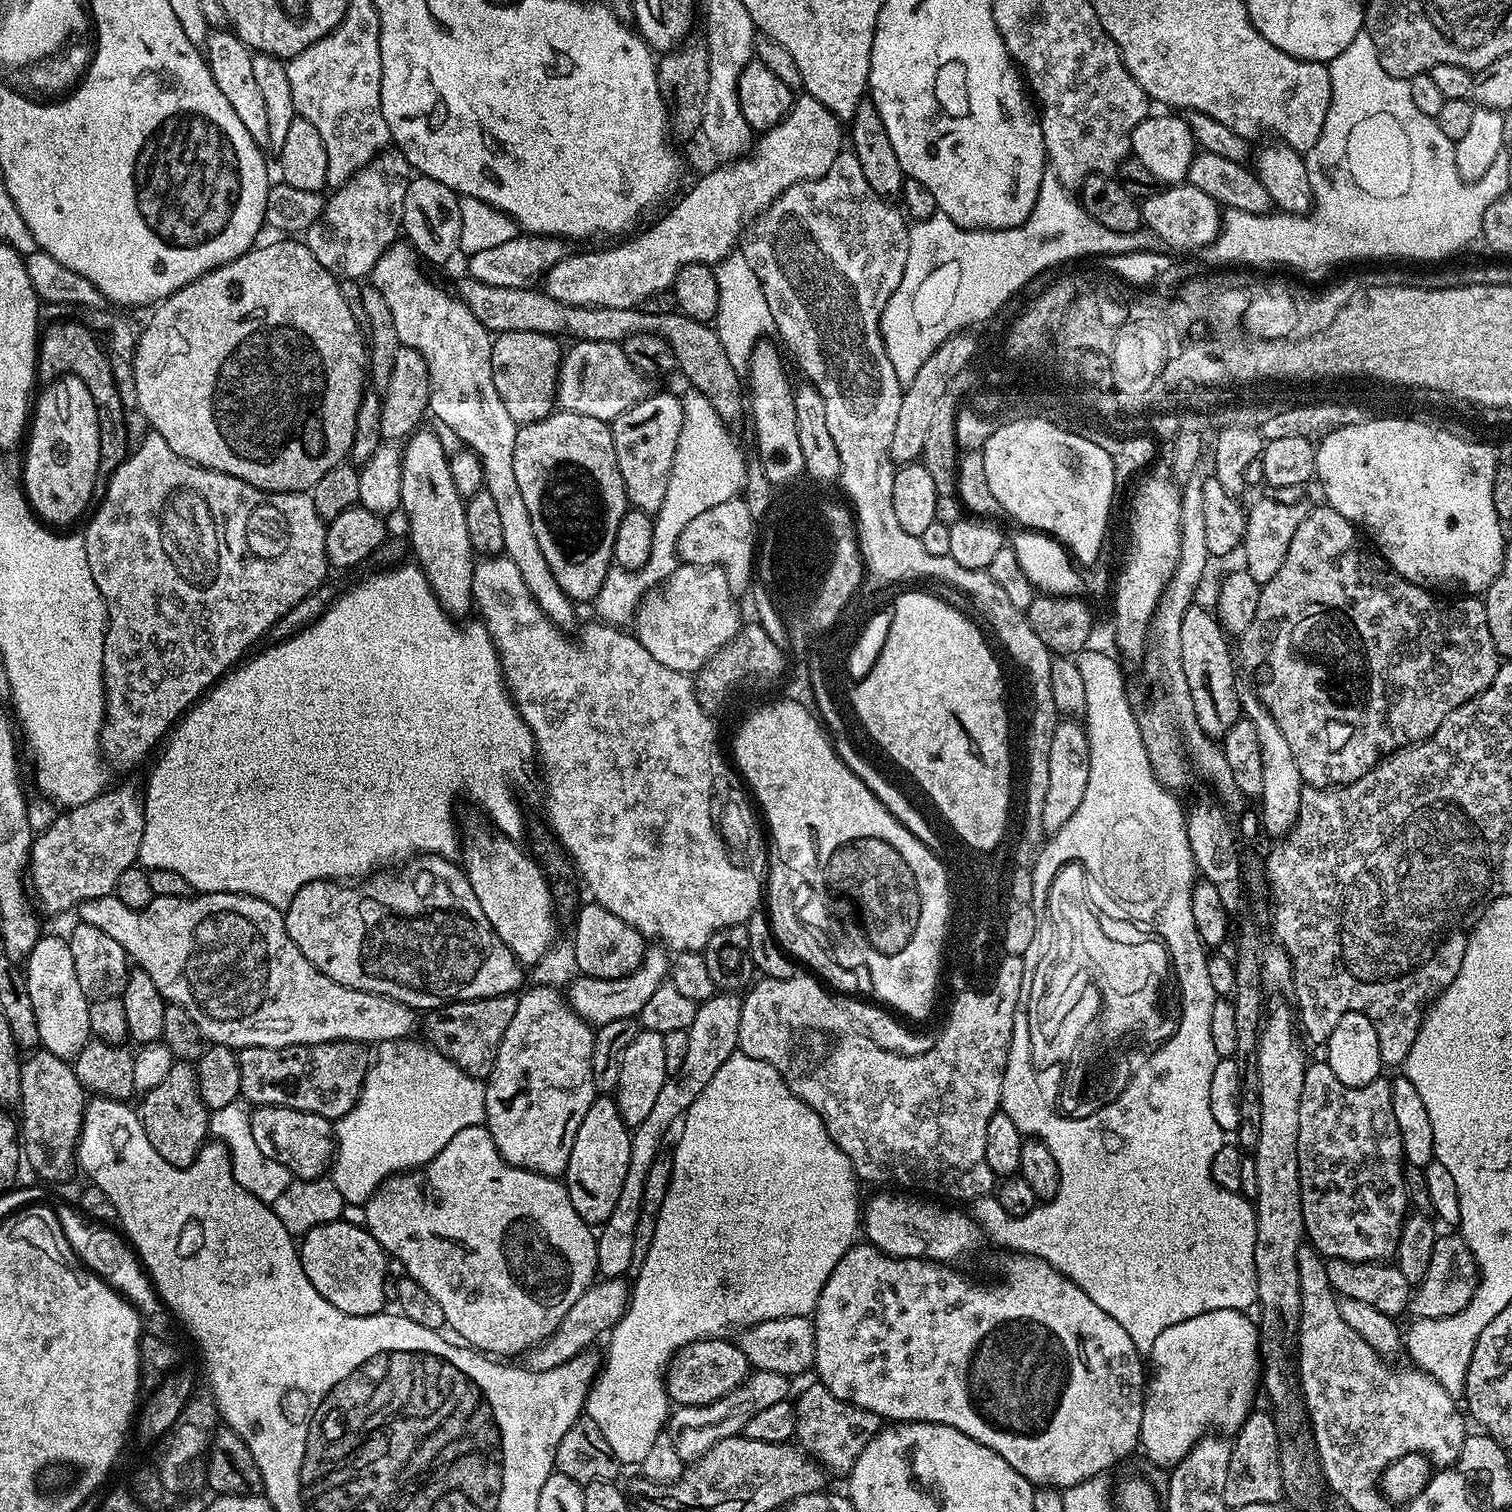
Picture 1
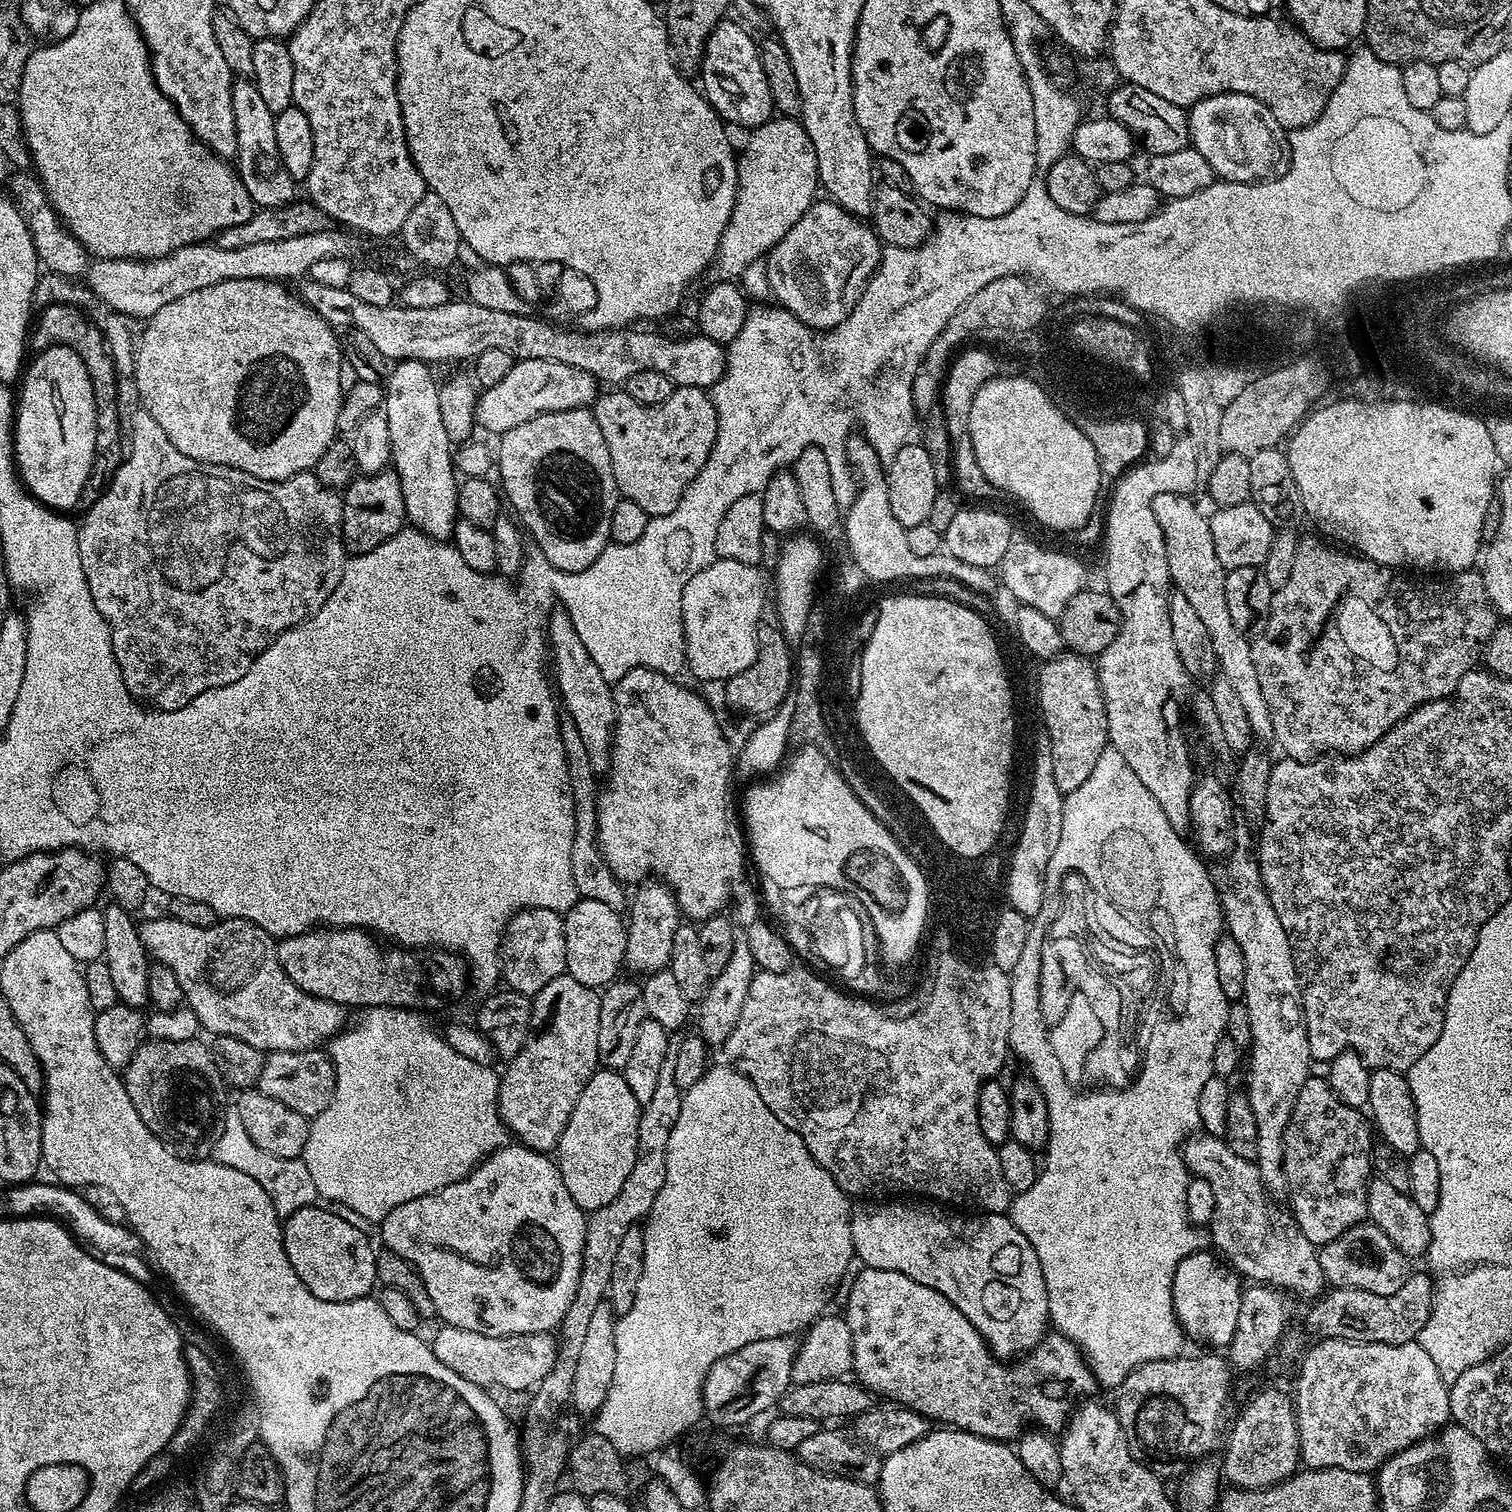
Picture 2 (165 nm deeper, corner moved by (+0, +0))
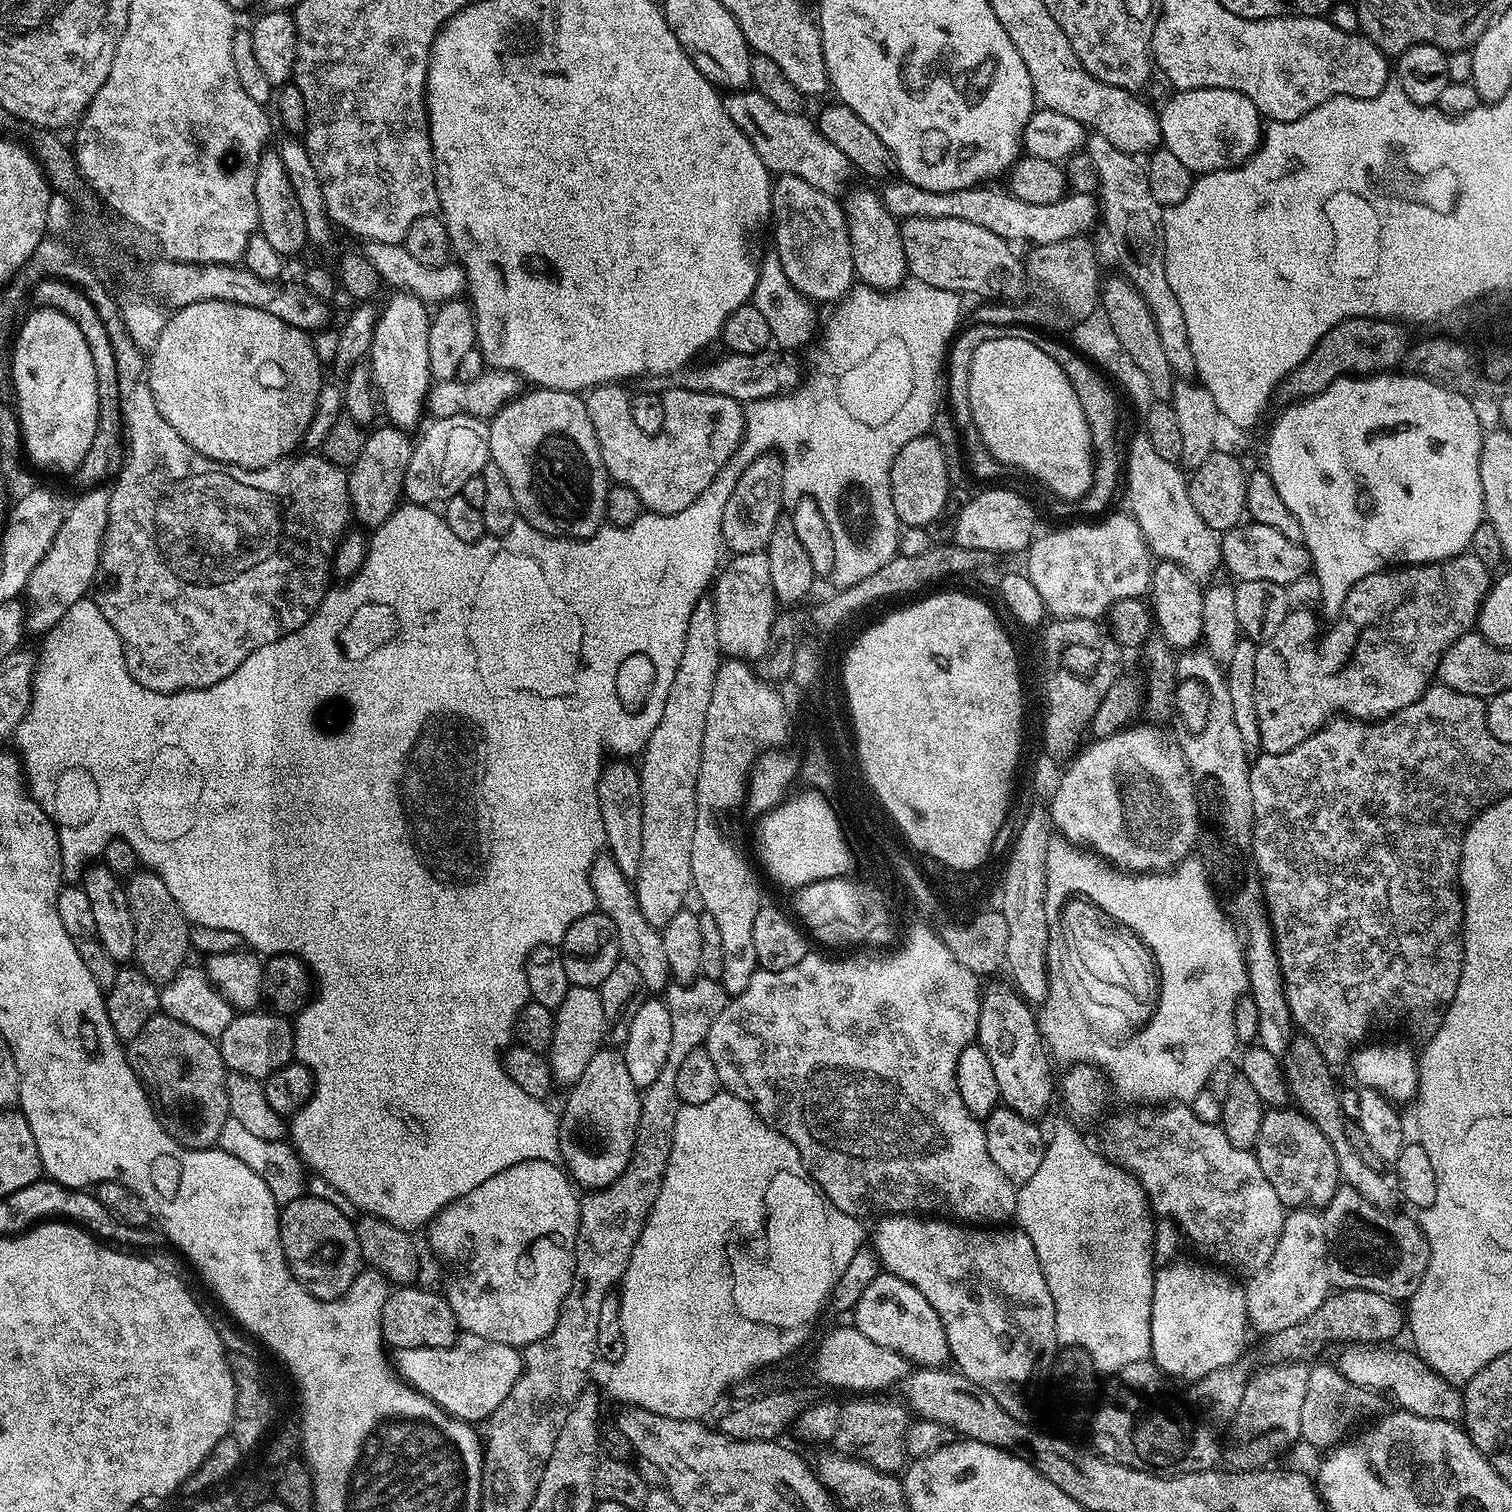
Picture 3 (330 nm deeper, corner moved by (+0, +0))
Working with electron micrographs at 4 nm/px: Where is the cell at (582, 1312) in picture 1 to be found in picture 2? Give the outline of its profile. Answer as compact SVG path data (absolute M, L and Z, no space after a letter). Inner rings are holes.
M444 1326L441 1327L441 1332L436 1337L431 1337L430 1343L434 1354L440 1362L446 1362L446 1366L450 1366L450 1370L454 1370L458 1374L462 1374L462 1378L466 1378L468 1382L474 1382L480 1388L487 1388L489 1390L497 1390L501 1388L504 1392L524 1392L535 1389L537 1384L542 1382L542 1378L546 1378L546 1374L550 1374L550 1370L556 1361L556 1349L558 1347L558 1340L552 1332L531 1332L530 1334L522 1334L521 1336L487 1336L486 1334L474 1334L474 1330L462 1330L458 1326Z

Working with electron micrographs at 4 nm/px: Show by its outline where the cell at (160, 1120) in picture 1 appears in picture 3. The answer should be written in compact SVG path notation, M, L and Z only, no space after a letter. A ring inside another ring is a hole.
M157 1014L149 1018L142 1030L138 1030L135 1038L127 1041L126 1055L166 1134L170 1134L170 1138L177 1140L183 1148L213 1147L218 1134L222 1134L222 1126L226 1126L230 1119L226 1098L228 1072L220 1057L217 1041L206 1034L198 1034L198 1030L186 1026L186 1022L178 1022L178 1018Z

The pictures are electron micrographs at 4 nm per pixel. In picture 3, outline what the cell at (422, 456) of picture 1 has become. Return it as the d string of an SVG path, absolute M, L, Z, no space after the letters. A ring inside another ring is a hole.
M393 291L393 295L379 309L379 316L373 330L370 367L372 382L379 400L386 406L386 420L391 427L412 430L412 427L426 412L428 389L434 381L430 374L430 338L428 337L429 309L409 292Z

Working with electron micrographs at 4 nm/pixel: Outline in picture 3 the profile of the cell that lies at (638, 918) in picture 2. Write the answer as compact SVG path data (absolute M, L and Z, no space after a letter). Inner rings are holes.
M711 599L700 600L694 606L694 614L690 614L690 626L686 626L686 646L682 650L682 662L678 662L678 674L674 674L674 683L670 685L670 694L666 694L666 710L662 710L662 722L654 726L654 734L650 734L648 745L644 747L642 759L638 764L640 773L640 785L642 786L642 862L638 874L634 877L634 887L638 906L642 906L642 915L650 926L663 929L685 907L684 899L688 892L693 891L692 887L692 863L690 862L690 846L694 846L694 830L696 829L696 787L698 786L698 766L702 766L702 742L706 734L706 710L710 710L710 694L714 694L714 682L722 663L722 653L718 642L718 614L715 603Z

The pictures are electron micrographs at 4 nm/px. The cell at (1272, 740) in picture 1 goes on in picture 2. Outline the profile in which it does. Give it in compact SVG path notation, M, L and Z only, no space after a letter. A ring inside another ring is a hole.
M1158 494L1152 503L1154 516L1158 518L1158 524L1162 526L1162 534L1166 542L1166 556L1172 575L1172 583L1175 591L1186 594L1190 607L1202 618L1206 625L1206 631L1210 634L1210 642L1214 642L1214 654L1219 675L1228 679L1230 686L1238 693L1238 699L1242 701L1242 707L1246 709L1246 718L1250 718L1250 730L1257 741L1269 740L1274 737L1274 722L1270 718L1270 706L1266 706L1266 698L1262 695L1262 685L1258 683L1258 670L1254 666L1254 654L1252 653L1253 641L1244 636L1234 626L1230 618L1230 610L1226 607L1226 578L1222 562L1218 562L1218 554L1214 550L1214 537L1210 535L1208 517L1201 514L1191 495L1179 496L1178 494Z

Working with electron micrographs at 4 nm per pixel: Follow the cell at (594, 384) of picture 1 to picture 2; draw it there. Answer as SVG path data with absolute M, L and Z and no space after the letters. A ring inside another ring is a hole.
M518 360L502 382L494 382L494 386L479 393L476 423L488 432L503 434L514 430L514 426L522 426L522 422L530 422L535 416L595 405L598 399L596 388L598 381L595 377L574 366L549 360Z

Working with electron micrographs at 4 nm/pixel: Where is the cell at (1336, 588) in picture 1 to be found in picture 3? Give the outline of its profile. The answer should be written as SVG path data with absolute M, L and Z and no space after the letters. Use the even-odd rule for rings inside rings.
M1461 554L1452 557L1450 560L1438 560L1435 564L1396 566L1391 570L1372 572L1352 587L1339 616L1335 617L1333 624L1336 625L1321 640L1316 637L1316 616L1312 613L1312 610L1307 607L1293 607L1289 611L1288 617L1282 622L1282 626L1278 626L1278 634L1274 634L1274 638L1263 641L1257 650L1254 690L1257 694L1257 720L1261 735L1259 747L1270 756L1286 754L1290 750L1294 750L1294 746L1298 746L1298 742L1310 738L1333 718L1341 716L1354 720L1375 722L1385 720L1387 716L1393 716L1396 712L1405 711L1411 704L1416 704L1418 698L1422 698L1433 683L1444 651L1454 642L1458 642L1458 638L1462 638L1467 632L1473 631L1477 627L1480 604L1484 601L1484 595L1488 592L1488 589L1492 587L1492 581L1493 577L1490 575L1490 569L1471 554Z

